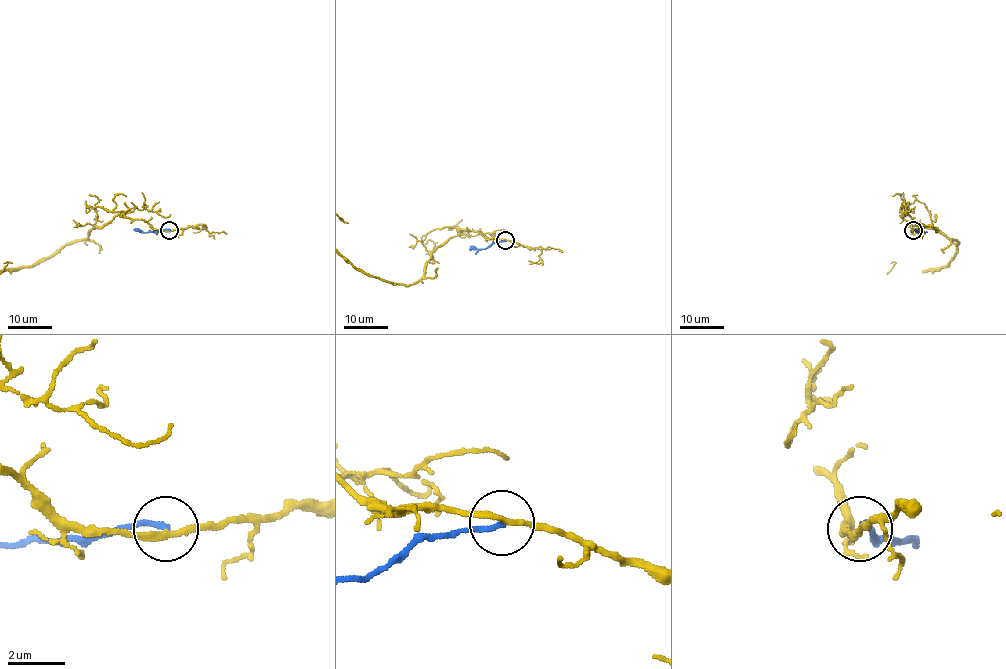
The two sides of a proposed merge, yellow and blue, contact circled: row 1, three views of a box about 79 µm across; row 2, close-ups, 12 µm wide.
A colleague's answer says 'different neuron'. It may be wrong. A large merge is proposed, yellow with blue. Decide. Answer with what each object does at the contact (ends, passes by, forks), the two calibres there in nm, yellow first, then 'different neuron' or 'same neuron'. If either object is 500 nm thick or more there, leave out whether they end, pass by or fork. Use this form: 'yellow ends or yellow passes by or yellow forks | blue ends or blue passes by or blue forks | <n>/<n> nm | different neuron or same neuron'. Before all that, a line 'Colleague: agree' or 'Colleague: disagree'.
Colleague: agree
yellow passes by | blue ends | 180/180 nm | different neuron

